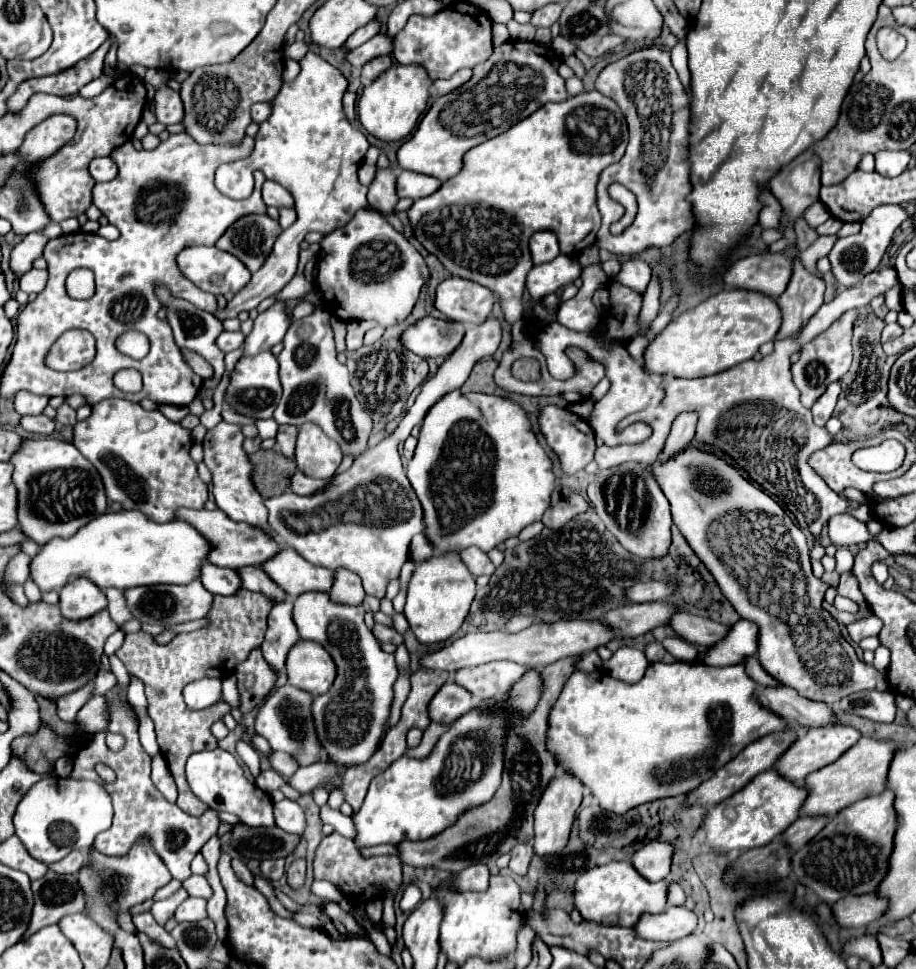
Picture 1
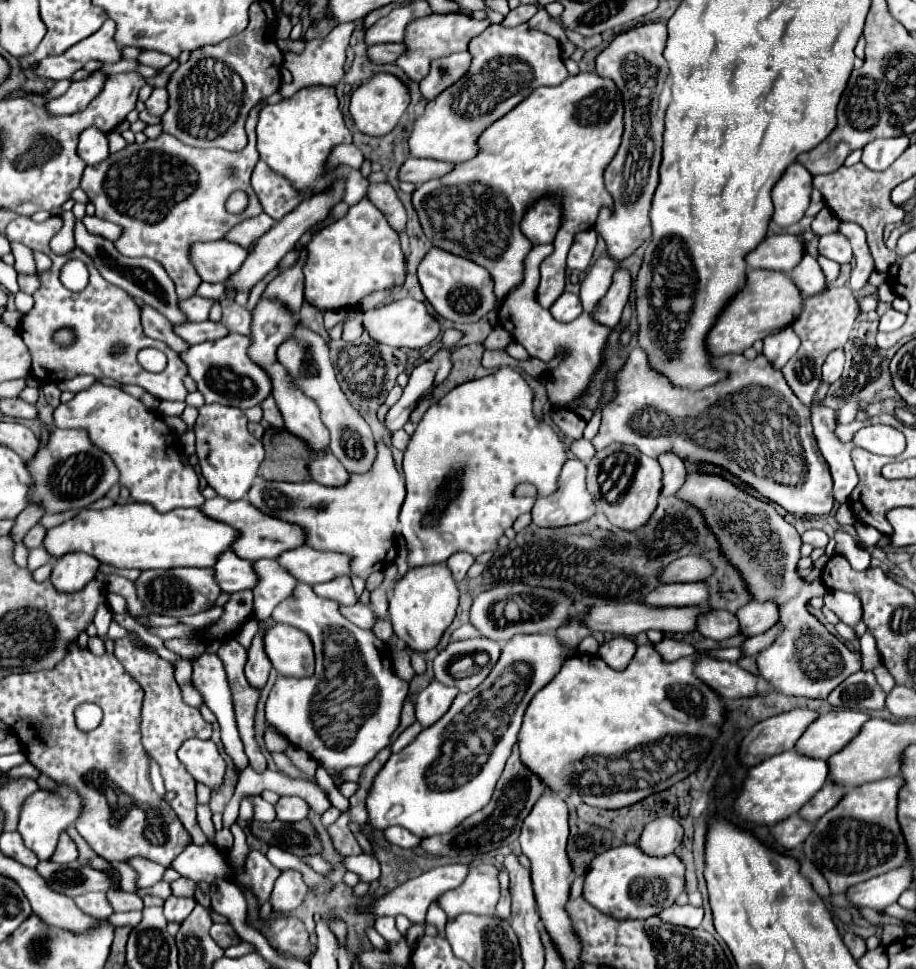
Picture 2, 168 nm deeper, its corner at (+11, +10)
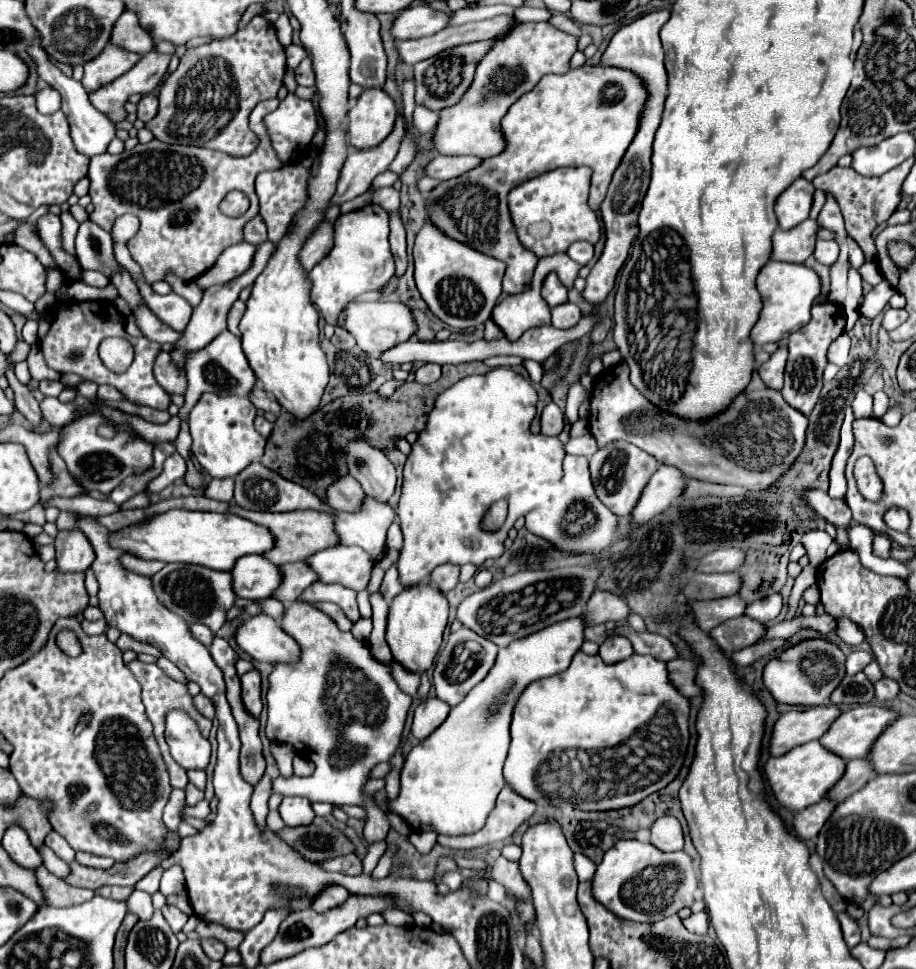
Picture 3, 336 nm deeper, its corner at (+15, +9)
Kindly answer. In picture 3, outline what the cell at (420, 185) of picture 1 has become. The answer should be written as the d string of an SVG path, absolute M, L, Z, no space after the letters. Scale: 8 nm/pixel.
M436 156L424 166L424 174L436 180L450 180L456 178L480 164L476 156Z

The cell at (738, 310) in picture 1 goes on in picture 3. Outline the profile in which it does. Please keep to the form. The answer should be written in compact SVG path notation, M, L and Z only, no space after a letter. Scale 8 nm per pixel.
M770 260L760 270L756 288L762 296L762 310L758 322L750 332L750 340L756 348L760 348L766 342L782 342L790 332L802 328L810 320L810 308L814 300L820 296L820 278L814 270L802 264Z

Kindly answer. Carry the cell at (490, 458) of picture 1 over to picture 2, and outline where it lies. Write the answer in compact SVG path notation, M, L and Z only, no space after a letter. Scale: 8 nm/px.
M500 367L484 379L454 387L426 411L404 453L406 499L400 511L398 529L406 539L410 569L444 565L456 551L466 551L474 557L486 551L496 551L498 539L512 527L516 517L534 507L532 497L514 497L518 483L532 483L538 489L538 497L548 497L556 491L568 455L556 431L532 415L532 401L534 393L524 377L516 369Z

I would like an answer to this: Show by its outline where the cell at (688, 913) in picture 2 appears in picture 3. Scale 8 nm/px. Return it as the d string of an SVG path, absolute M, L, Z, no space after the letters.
M698 912L698 914L690 914L688 918L682 920L682 924L696 934L706 934L708 930L708 914L706 912Z

